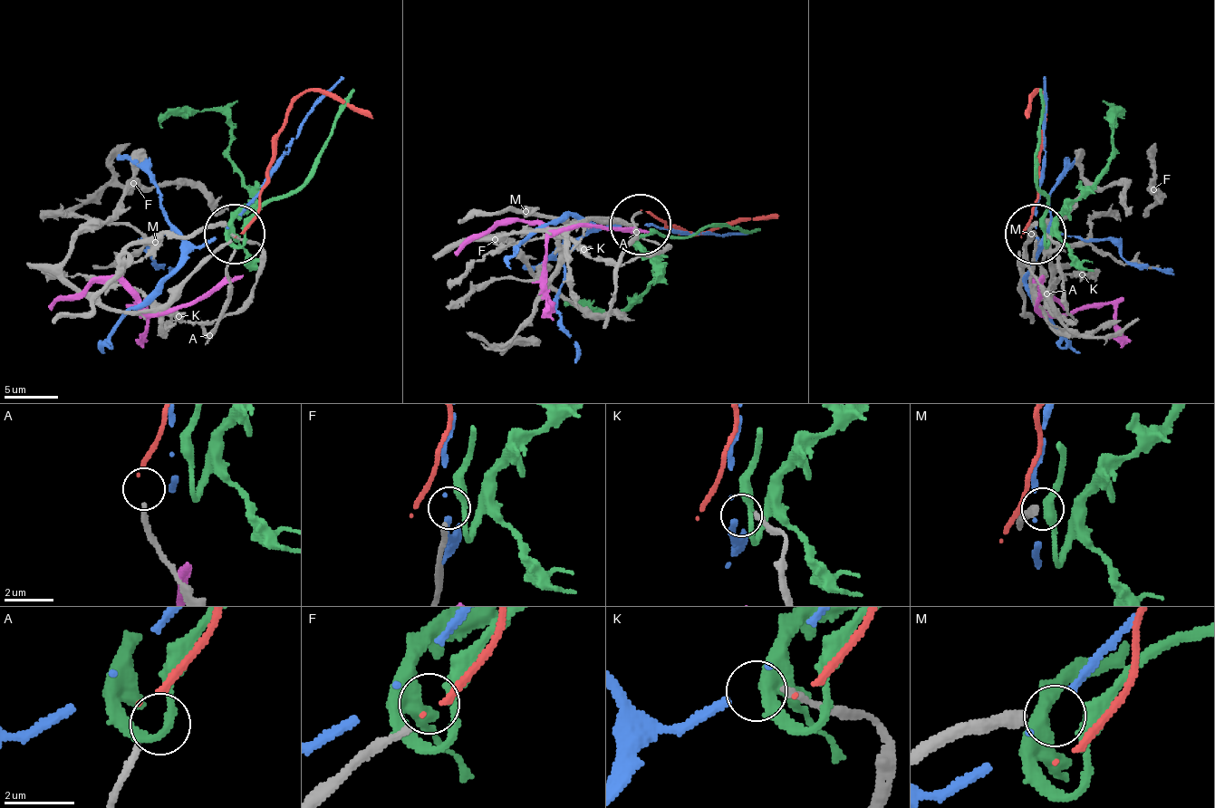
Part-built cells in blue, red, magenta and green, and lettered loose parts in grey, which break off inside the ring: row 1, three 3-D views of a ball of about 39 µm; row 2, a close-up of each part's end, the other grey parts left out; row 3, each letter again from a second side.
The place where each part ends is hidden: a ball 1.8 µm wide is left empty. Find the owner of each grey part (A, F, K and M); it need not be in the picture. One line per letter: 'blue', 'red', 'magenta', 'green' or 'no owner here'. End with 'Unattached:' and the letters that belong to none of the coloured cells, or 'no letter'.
A: no owner here
F: no owner here
K: blue
M: green
Unattached: A, F

